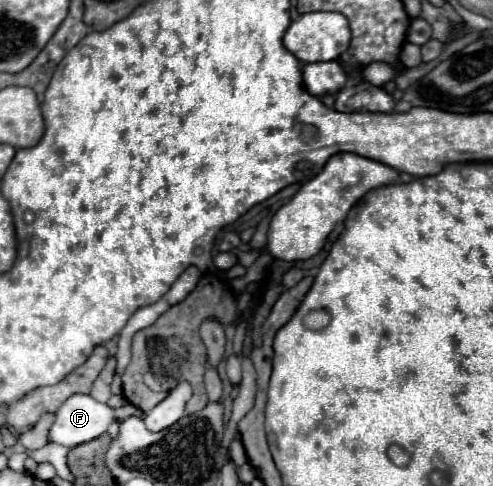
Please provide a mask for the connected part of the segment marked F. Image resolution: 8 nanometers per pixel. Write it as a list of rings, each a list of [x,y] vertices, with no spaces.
[[[72,394],[56,412],[54,424],[50,426],[48,440],[74,448],[82,442],[98,438],[110,426],[110,422],[120,416],[120,420],[128,418],[128,414],[140,416],[140,410],[128,410],[126,406],[116,412],[108,404],[96,402],[90,394]]]

